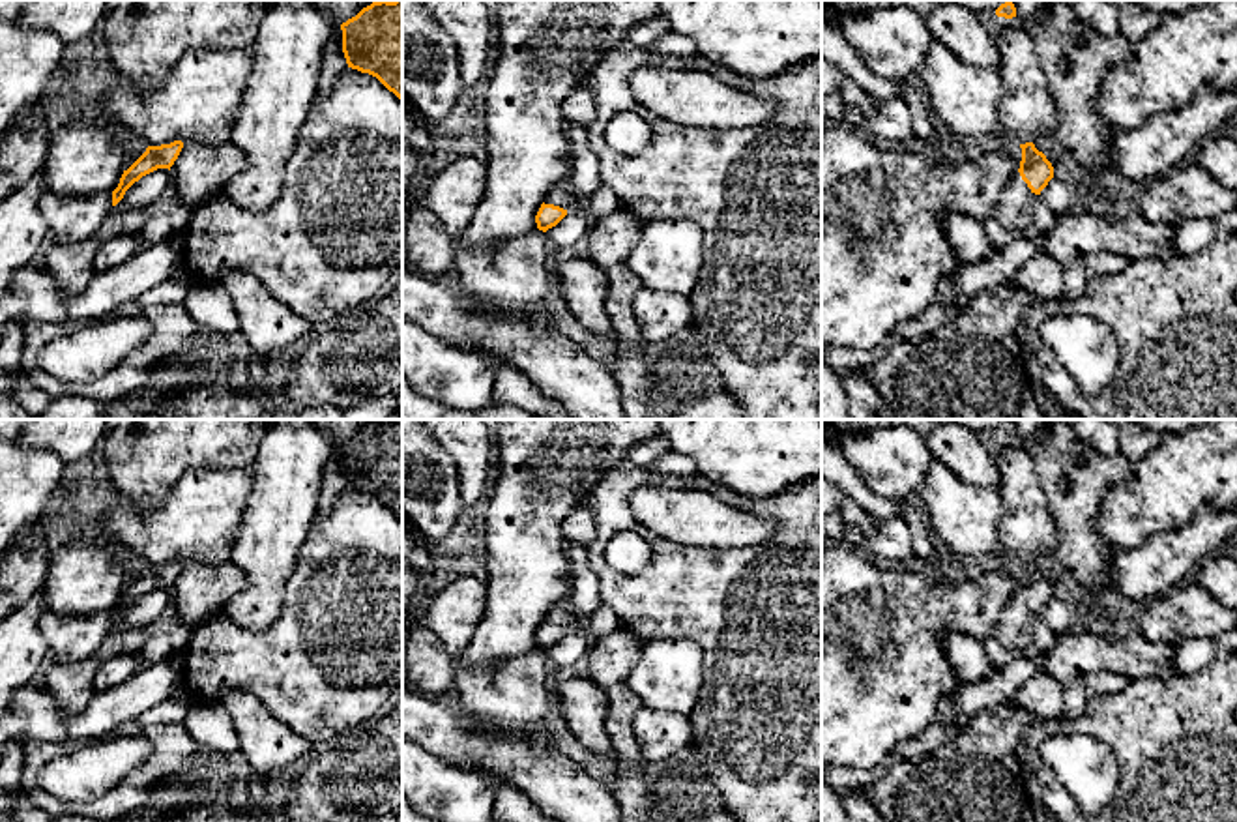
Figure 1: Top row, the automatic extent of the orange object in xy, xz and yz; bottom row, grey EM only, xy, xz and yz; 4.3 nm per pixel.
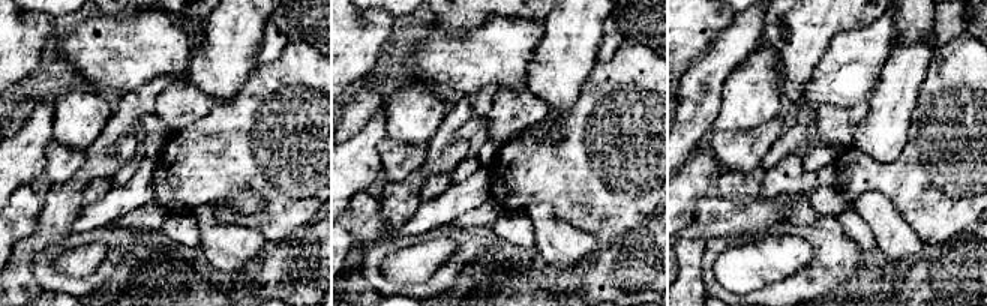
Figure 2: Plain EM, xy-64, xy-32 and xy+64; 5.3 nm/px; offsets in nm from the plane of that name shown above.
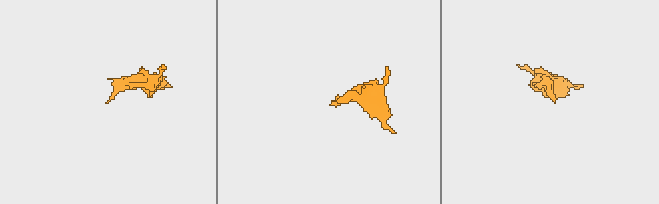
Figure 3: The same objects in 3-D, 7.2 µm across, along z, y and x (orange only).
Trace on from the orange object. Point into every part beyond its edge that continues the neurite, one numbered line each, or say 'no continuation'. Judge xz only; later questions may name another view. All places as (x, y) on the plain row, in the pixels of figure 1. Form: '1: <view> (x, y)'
1: xz (562, 615)

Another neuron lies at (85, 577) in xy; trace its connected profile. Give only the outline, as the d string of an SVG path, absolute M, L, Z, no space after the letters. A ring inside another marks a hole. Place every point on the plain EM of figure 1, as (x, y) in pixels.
M95 526L49 554L47 607L60 616L88 618L118 607L124 594L120 549Z

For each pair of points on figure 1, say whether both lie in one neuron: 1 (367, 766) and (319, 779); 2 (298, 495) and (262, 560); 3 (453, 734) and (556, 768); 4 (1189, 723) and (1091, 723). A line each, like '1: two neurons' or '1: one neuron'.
1: one neuron
2: one neuron
3: one neuron
4: one neuron

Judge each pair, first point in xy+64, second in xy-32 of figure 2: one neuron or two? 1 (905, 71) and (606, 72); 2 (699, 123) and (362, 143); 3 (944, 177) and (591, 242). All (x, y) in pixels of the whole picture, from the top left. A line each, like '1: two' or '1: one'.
1: two
2: two
3: two

